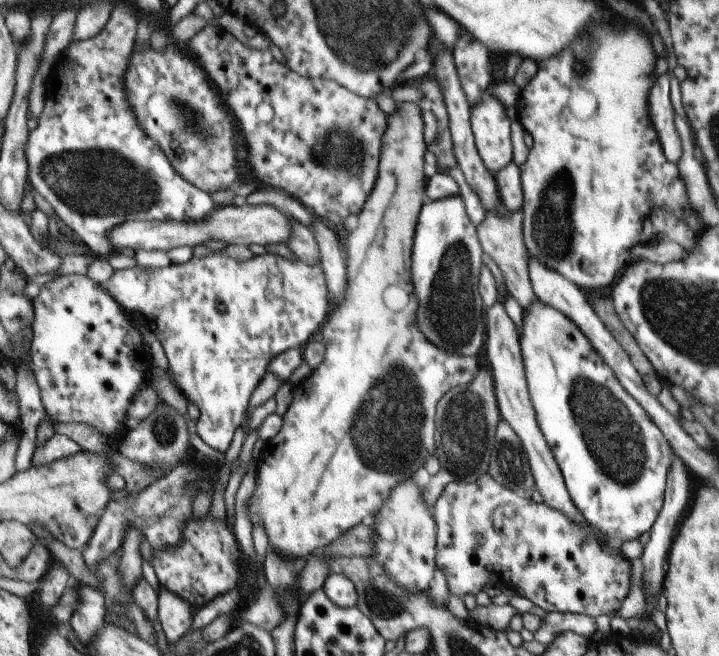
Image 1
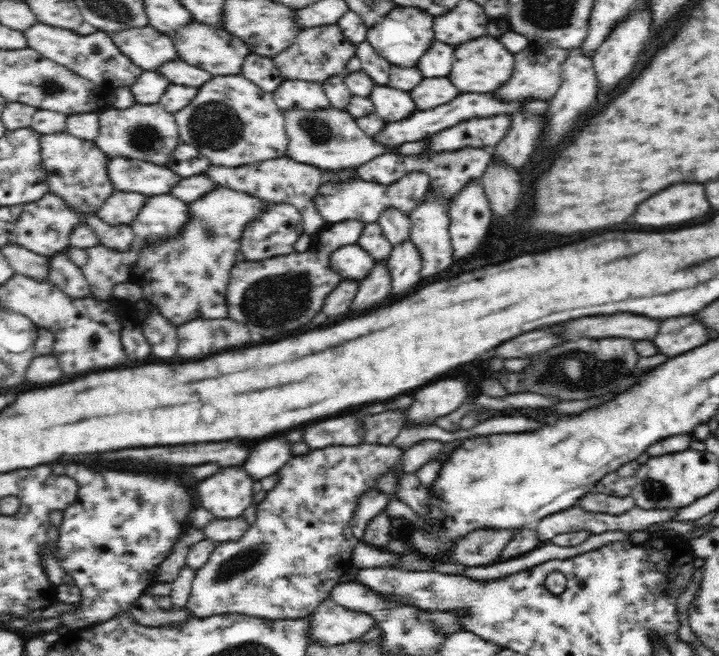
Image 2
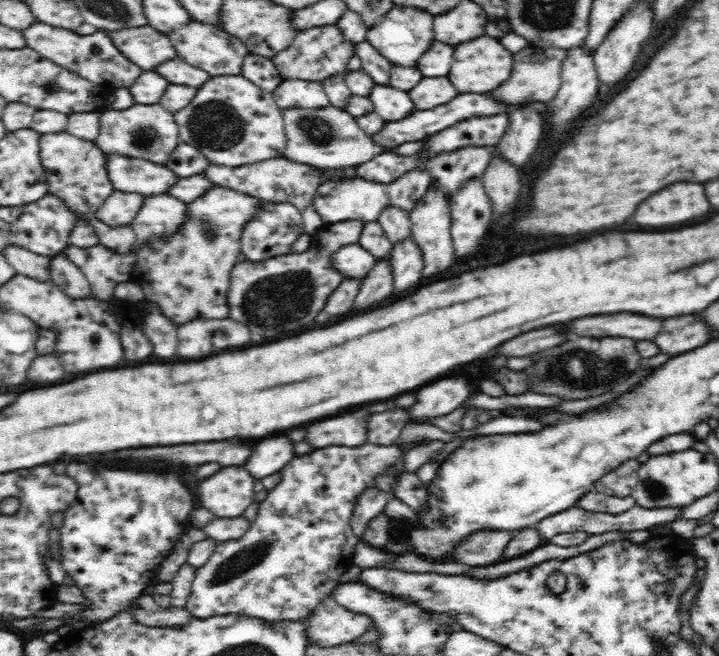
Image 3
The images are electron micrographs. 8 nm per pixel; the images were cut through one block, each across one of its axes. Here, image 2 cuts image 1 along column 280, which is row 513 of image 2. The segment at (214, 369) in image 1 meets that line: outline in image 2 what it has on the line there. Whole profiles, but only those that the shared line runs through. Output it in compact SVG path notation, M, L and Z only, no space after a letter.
M368 442L356 446L327 446L320 450L314 450L304 456L292 458L282 470L280 470L280 482L258 506L258 517L250 526L247 532L239 540L220 542L217 544L214 553L210 555L208 562L195 570L195 577L192 581L190 596L186 600L185 608L194 618L210 618L222 614L242 614L252 618L260 618L269 622L280 622L280 620L304 620L310 617L314 610L321 604L322 600L328 598L331 590L340 583L340 576L353 566L353 548L357 546L358 540L352 533L351 520L354 515L358 500L371 490L376 488L376 479L385 473L395 470L396 464L402 458L403 450L395 445L370 444Z

